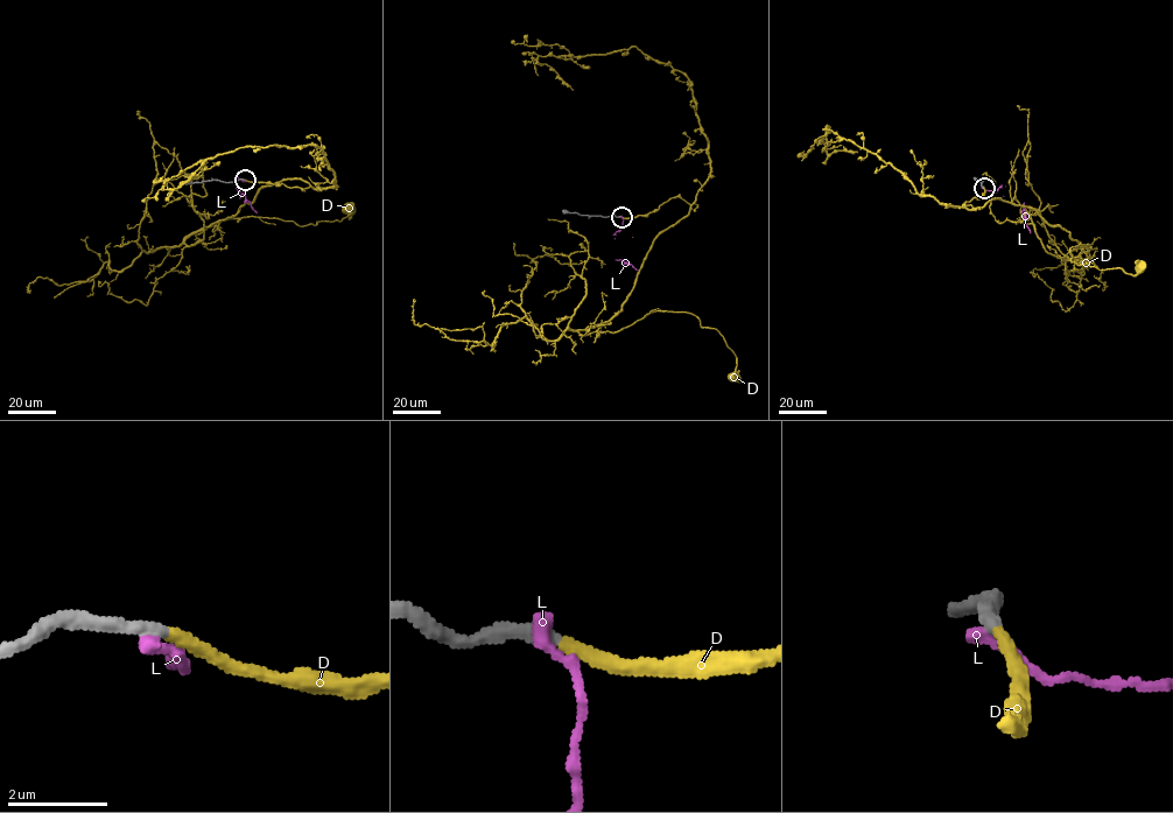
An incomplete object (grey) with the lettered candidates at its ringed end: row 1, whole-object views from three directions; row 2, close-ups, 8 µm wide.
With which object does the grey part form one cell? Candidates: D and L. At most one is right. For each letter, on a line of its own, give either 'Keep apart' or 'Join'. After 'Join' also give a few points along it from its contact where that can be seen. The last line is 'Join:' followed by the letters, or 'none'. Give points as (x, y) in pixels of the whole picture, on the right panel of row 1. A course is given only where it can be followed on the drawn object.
D: Join. Its course: (984, 188), (966, 204), (1031, 208), (1088, 244), (1072, 263), (1140, 266)
L: Keep apart
Join: D

